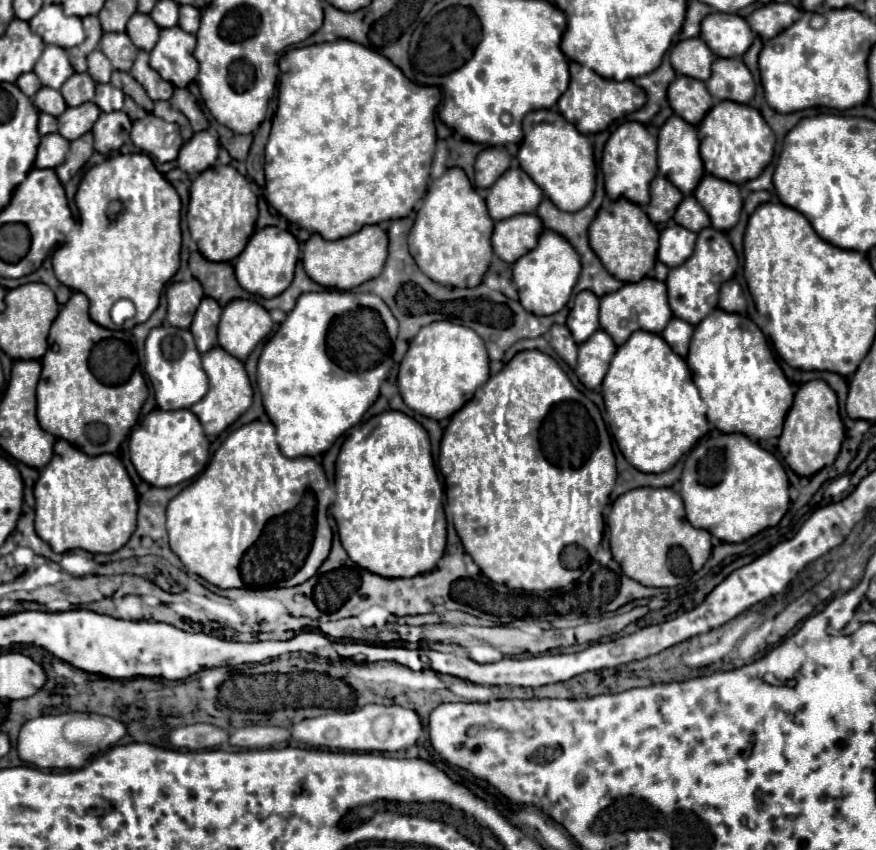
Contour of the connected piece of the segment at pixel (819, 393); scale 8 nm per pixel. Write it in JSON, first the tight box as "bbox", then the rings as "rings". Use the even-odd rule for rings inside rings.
{"bbox":[778,380,846,478],"rings":[[[812,380],[806,382],[794,396],[794,404],[784,422],[784,432],[778,440],[778,452],[798,476],[810,478],[824,466],[834,464],[845,437],[846,428],[838,414],[838,400],[834,390],[824,380]]]}

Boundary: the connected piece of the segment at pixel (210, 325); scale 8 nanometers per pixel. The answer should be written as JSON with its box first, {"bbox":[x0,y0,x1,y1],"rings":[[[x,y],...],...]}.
{"bbox":[190,298,222,354],"rings":[[[204,298],[194,314],[190,332],[194,334],[196,348],[202,354],[216,346],[216,326],[220,320],[220,310],[222,310],[222,306],[216,300]]]}

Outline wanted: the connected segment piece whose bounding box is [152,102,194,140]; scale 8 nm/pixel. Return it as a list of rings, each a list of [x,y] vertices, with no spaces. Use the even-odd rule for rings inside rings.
[[[156,102],[156,106],[154,106],[152,114],[154,114],[154,116],[158,116],[158,118],[164,118],[166,122],[174,122],[174,124],[178,124],[184,140],[190,140],[190,138],[192,138],[192,134],[194,134],[194,132],[192,132],[192,128],[190,128],[188,118],[186,118],[182,112],[174,110],[174,108],[170,106],[170,102]]]

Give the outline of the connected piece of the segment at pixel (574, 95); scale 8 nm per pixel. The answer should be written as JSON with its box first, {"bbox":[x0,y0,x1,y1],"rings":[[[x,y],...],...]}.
{"bbox":[558,62,646,134],"rings":[[[570,62],[570,86],[560,96],[558,110],[582,134],[596,134],[606,130],[612,122],[624,118],[626,114],[640,110],[644,104],[646,104],[646,92],[640,86],[636,86],[632,80],[624,80],[624,82],[606,80],[596,72],[588,70],[586,66],[578,62]]]}

